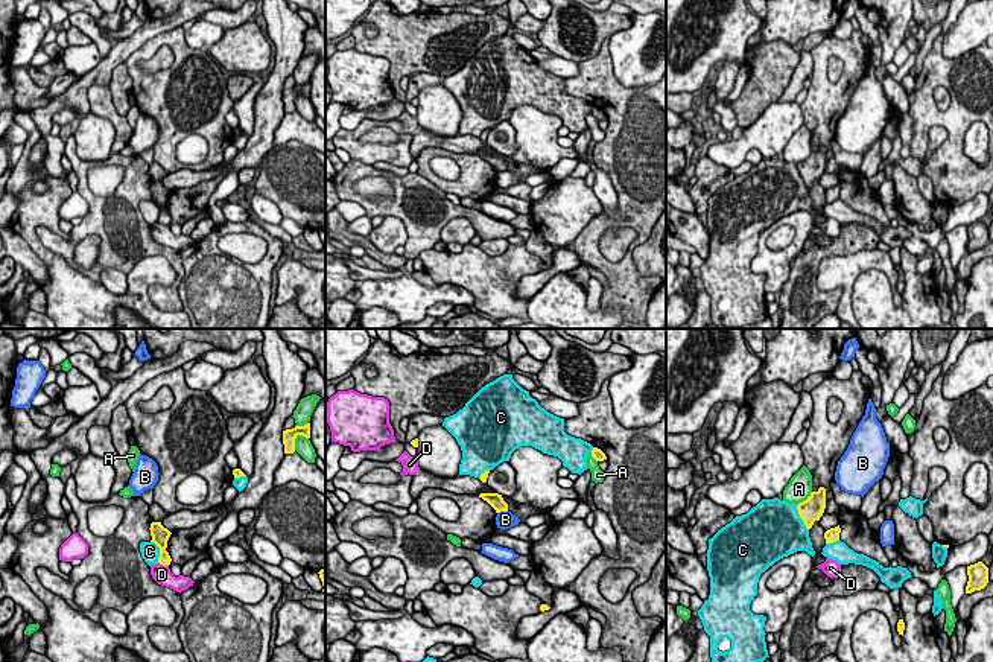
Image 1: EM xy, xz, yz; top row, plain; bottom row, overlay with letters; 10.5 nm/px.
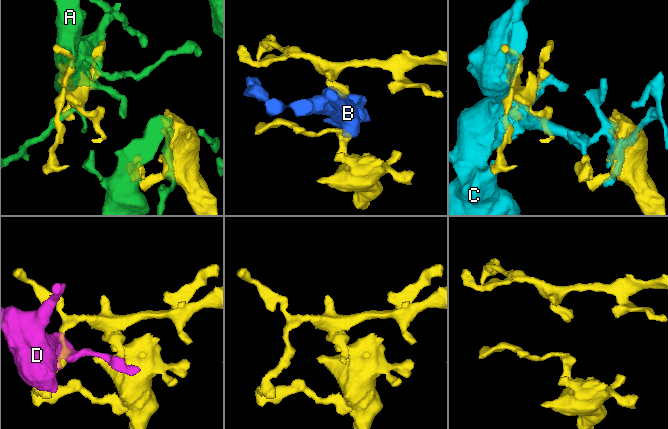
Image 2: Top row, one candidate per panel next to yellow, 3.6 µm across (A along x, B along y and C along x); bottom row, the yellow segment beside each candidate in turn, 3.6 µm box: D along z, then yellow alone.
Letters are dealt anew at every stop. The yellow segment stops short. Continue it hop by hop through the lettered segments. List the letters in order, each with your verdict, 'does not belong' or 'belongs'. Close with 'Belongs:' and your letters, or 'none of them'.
A: does not belong
B: does not belong
C: does not belong
D: does not belong
Belongs: none of them

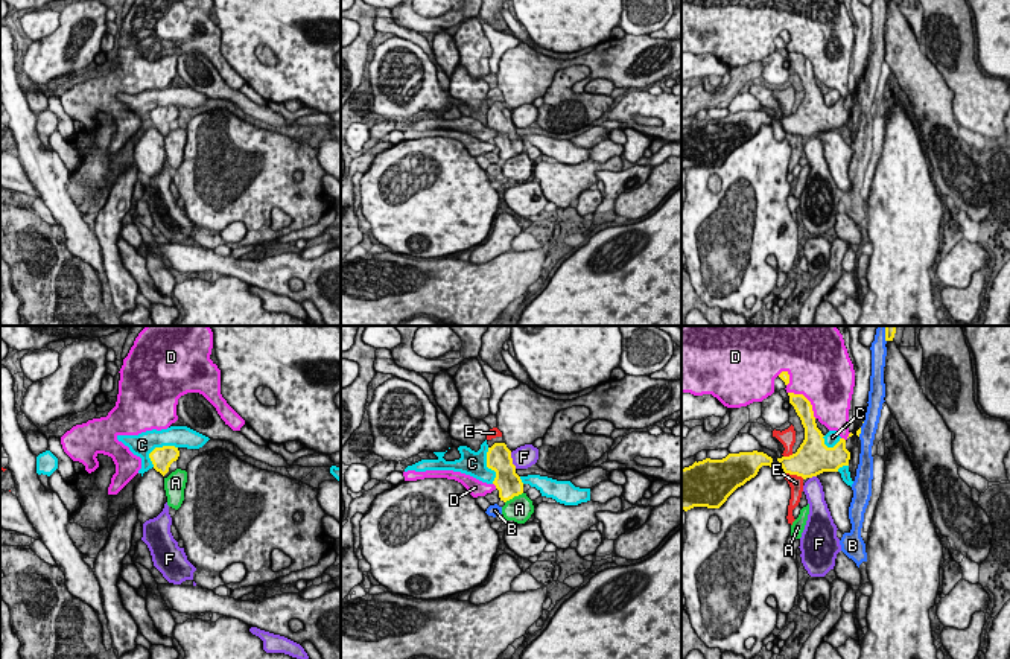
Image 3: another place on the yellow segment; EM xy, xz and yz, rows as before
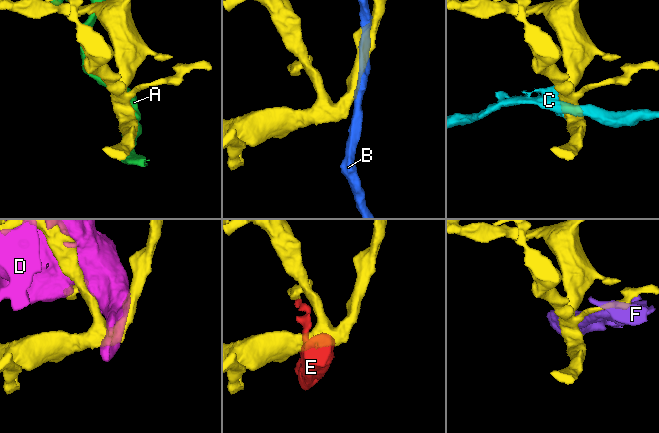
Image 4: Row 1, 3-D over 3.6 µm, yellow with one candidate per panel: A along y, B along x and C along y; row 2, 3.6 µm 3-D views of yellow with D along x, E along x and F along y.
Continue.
A: belongs
B: does not belong
C: does not belong
D: does not belong
E: does not belong
F: does not belong
Belongs: A

